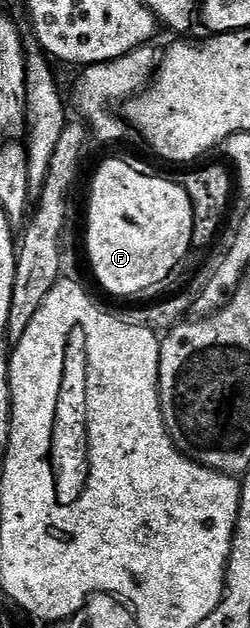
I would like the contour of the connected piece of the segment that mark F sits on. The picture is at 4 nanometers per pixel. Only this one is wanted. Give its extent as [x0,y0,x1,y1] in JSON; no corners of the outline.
[86,160,192,296]

